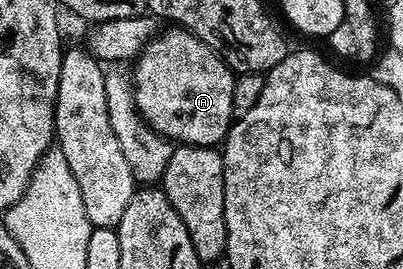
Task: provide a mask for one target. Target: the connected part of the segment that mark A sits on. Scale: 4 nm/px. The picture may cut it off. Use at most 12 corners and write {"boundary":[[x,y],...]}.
{"boundary":[[165,27],[131,69],[141,118],[174,143],[217,147],[234,72]]}

